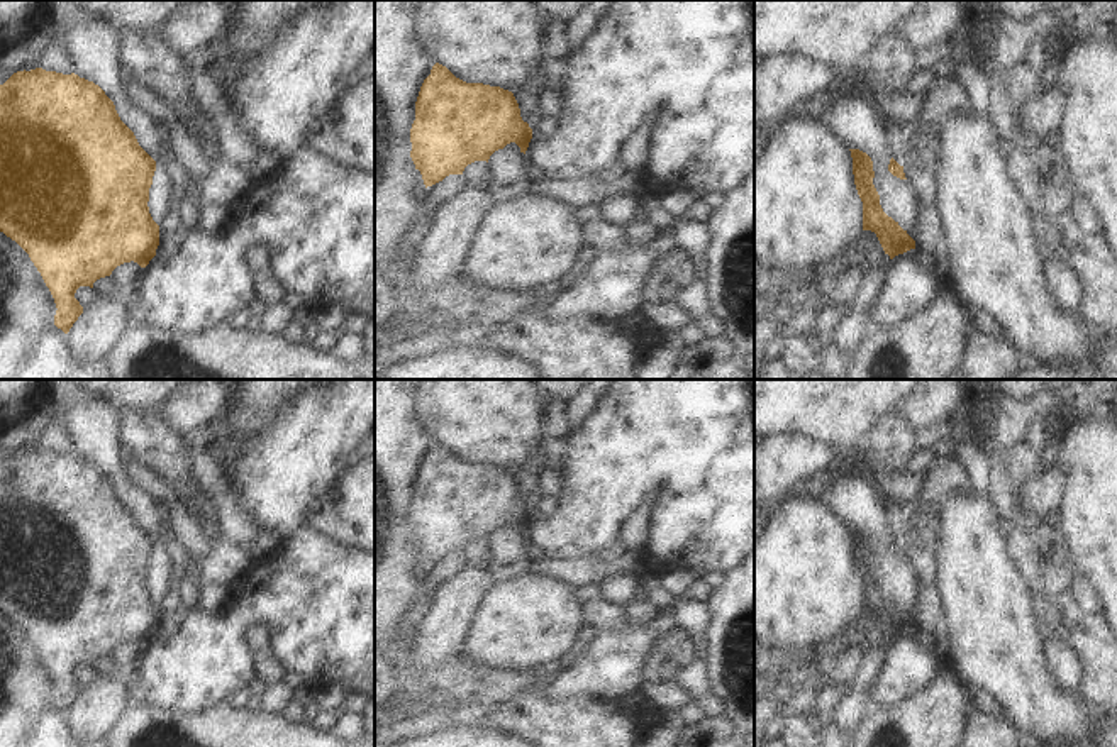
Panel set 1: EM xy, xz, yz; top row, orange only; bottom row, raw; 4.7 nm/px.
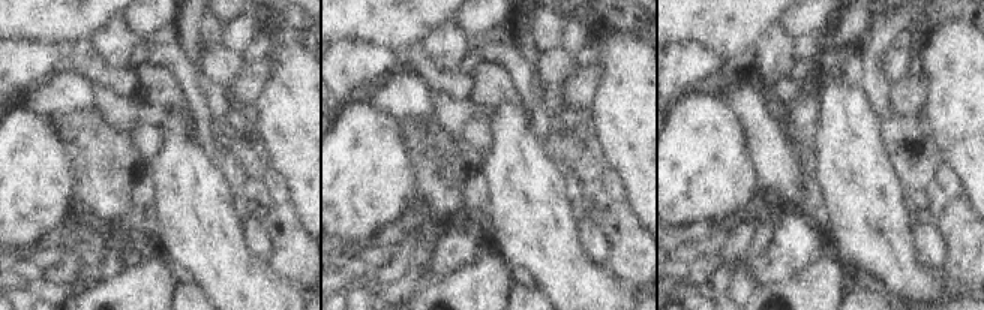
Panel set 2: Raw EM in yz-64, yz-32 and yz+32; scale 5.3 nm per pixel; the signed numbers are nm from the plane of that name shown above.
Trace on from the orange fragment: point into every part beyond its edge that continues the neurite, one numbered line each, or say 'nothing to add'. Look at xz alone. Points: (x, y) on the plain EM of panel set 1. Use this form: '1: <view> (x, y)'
nothing to add

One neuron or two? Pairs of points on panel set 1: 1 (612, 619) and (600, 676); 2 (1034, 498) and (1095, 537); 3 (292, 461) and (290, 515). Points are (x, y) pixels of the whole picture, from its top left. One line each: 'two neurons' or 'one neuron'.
1: two neurons
2: two neurons
3: one neuron

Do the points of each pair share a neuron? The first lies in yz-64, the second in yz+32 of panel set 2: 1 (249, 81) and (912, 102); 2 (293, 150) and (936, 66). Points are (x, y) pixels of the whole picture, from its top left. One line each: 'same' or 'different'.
1: same
2: same

